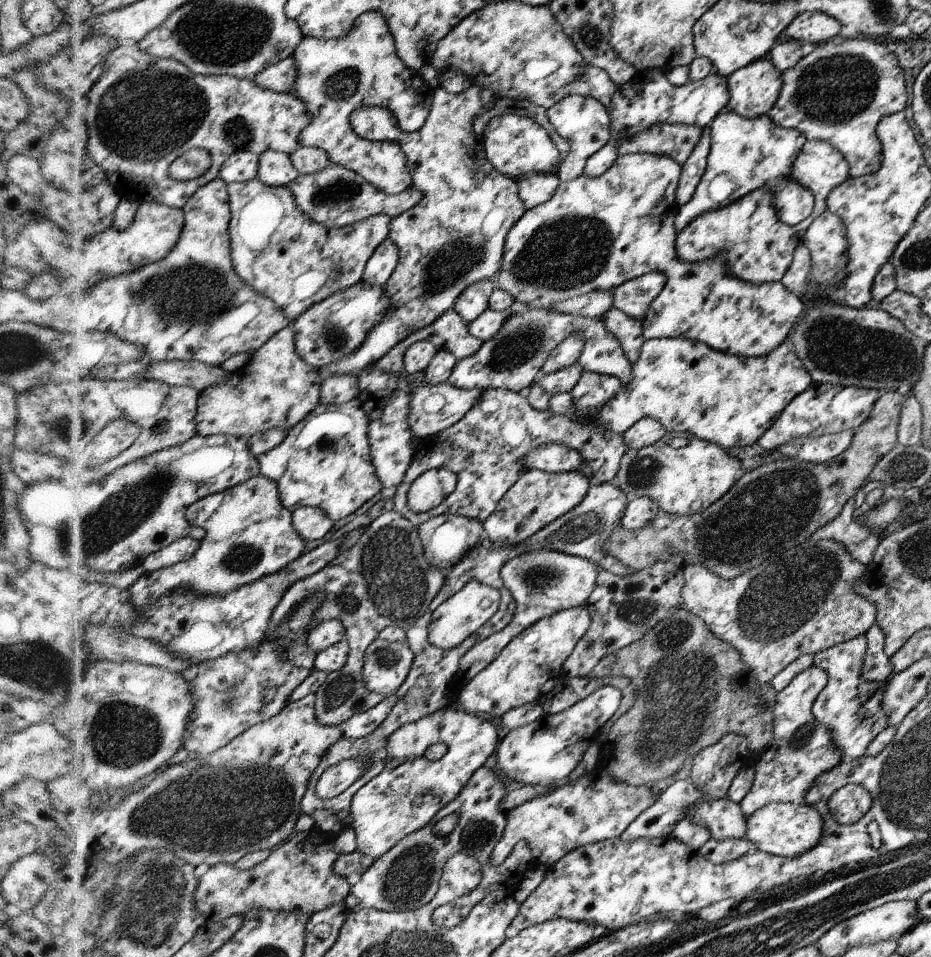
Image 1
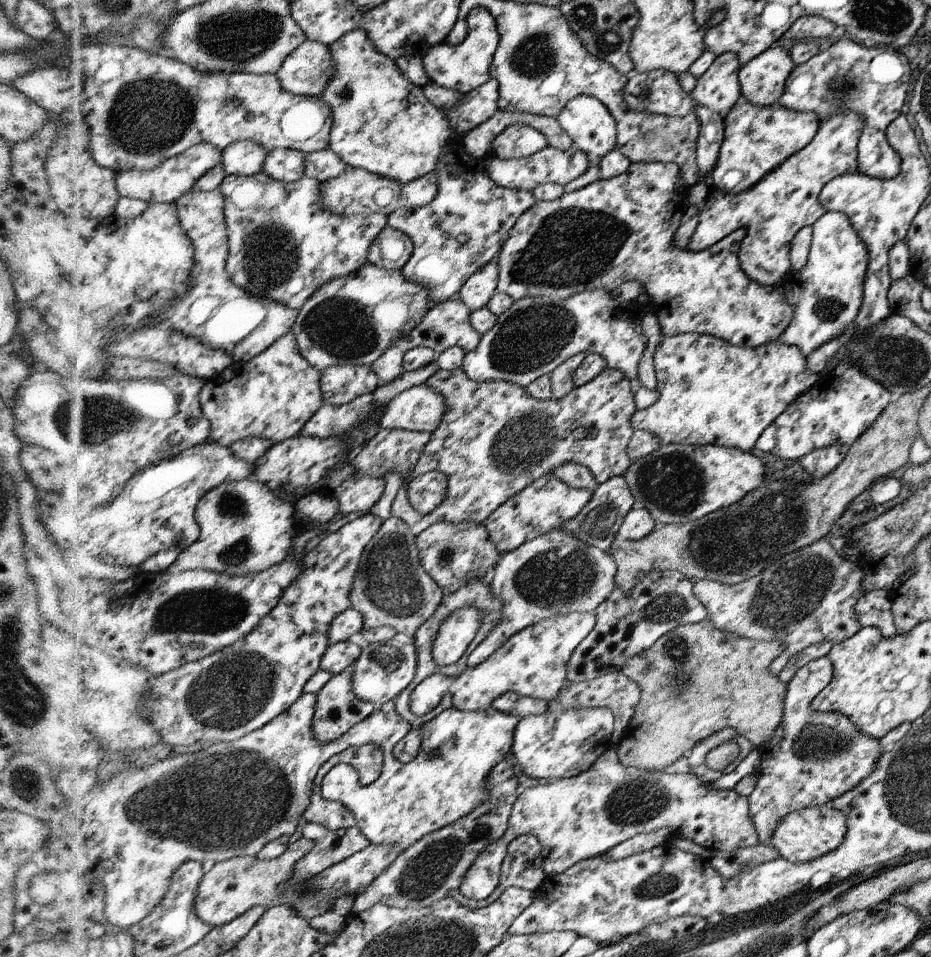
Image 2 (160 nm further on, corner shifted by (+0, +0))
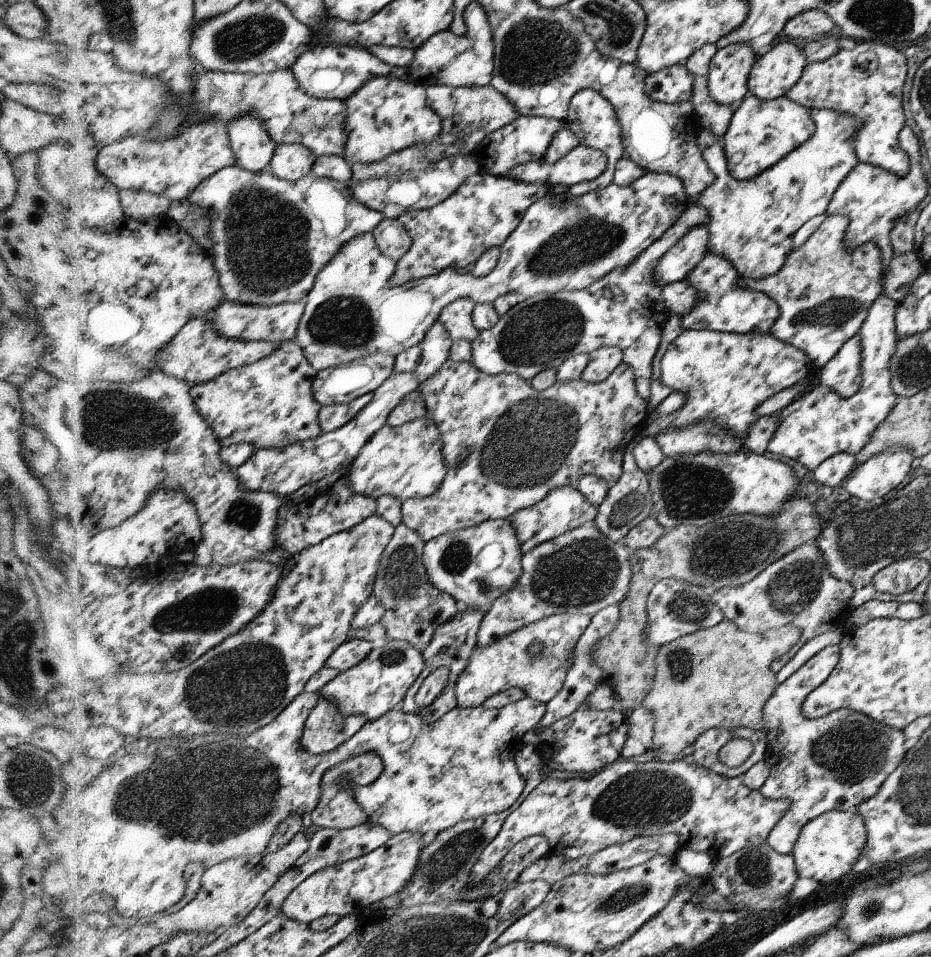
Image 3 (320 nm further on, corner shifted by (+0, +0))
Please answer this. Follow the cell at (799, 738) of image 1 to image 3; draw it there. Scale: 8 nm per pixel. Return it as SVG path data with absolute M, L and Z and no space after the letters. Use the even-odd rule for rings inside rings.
M839 645L820 650L776 687L763 708L763 730L767 732L764 759L771 767L759 791L769 799L791 800L791 808L766 838L768 846L782 854L793 851L801 831L812 819L828 811L857 810L858 806L878 795L884 782L907 756L904 732L876 722L864 713L806 720L802 709L804 699L830 678L839 664L840 654Z

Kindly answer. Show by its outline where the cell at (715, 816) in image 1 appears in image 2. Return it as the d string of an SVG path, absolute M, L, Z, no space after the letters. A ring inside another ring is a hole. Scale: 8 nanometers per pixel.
M613 747L582 774L525 789L514 804L507 830L476 857L466 874L466 879L459 886L459 891L473 901L488 898L498 886L500 866L506 858L508 844L522 835L534 835L540 841L544 856L543 871L548 875L564 872L576 863L604 854L634 836L659 830L664 826L670 829L673 836L688 838L712 853L750 848L759 843L759 839L750 818L748 798L740 795L734 789L711 787L682 765L667 771L634 769L623 765L618 759L616 747Z

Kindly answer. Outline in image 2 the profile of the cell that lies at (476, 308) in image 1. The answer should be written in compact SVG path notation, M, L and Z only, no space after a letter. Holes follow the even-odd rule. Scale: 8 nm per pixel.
M497 258L486 267L480 268L468 279L459 291L458 298L468 306L471 312L476 312L488 305L495 293L497 293L497 281L499 278L499 269Z

